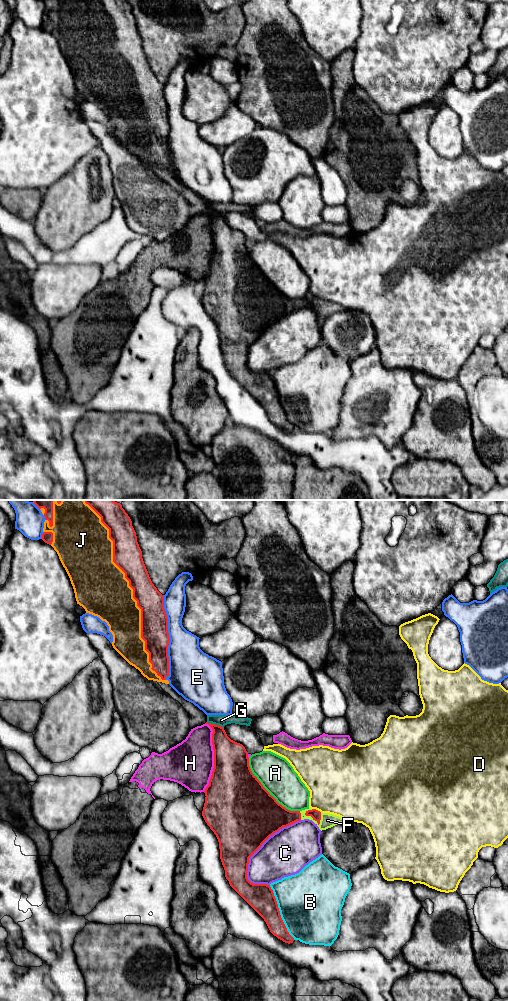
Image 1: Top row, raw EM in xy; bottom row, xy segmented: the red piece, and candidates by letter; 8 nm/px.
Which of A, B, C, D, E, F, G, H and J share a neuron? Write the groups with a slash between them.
A / B / C / D / E / F J / G / H

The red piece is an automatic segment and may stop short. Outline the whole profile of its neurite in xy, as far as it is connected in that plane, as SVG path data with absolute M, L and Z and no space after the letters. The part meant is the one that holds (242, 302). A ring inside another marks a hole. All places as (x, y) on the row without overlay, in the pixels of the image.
M206 210L212 218L214 256L206 275L202 304L219 330L220 347L230 374L264 407L270 420L285 431L293 431L281 406L273 378L267 372L253 372L247 366L249 346L274 321L297 309L312 308L319 317L326 318L345 308L339 304L321 301L316 297L290 299L279 292L263 275L249 254L245 235L231 228L224 215Z

